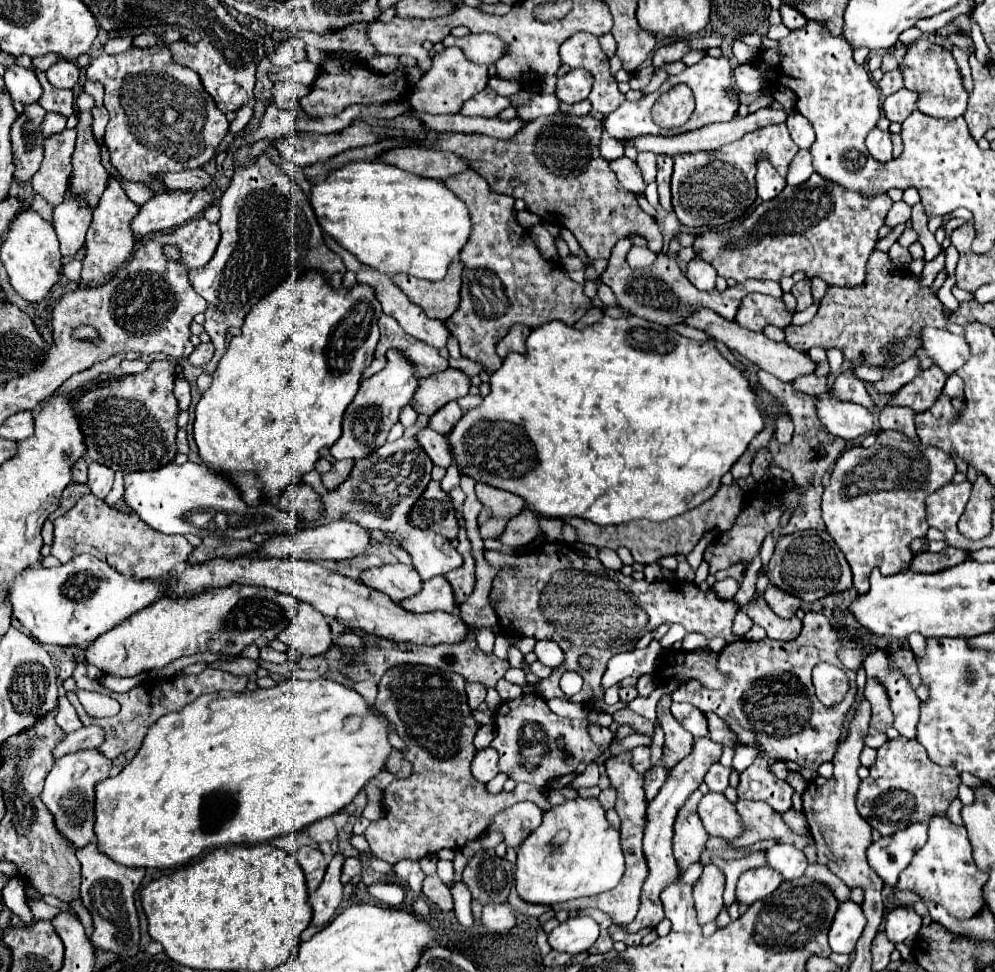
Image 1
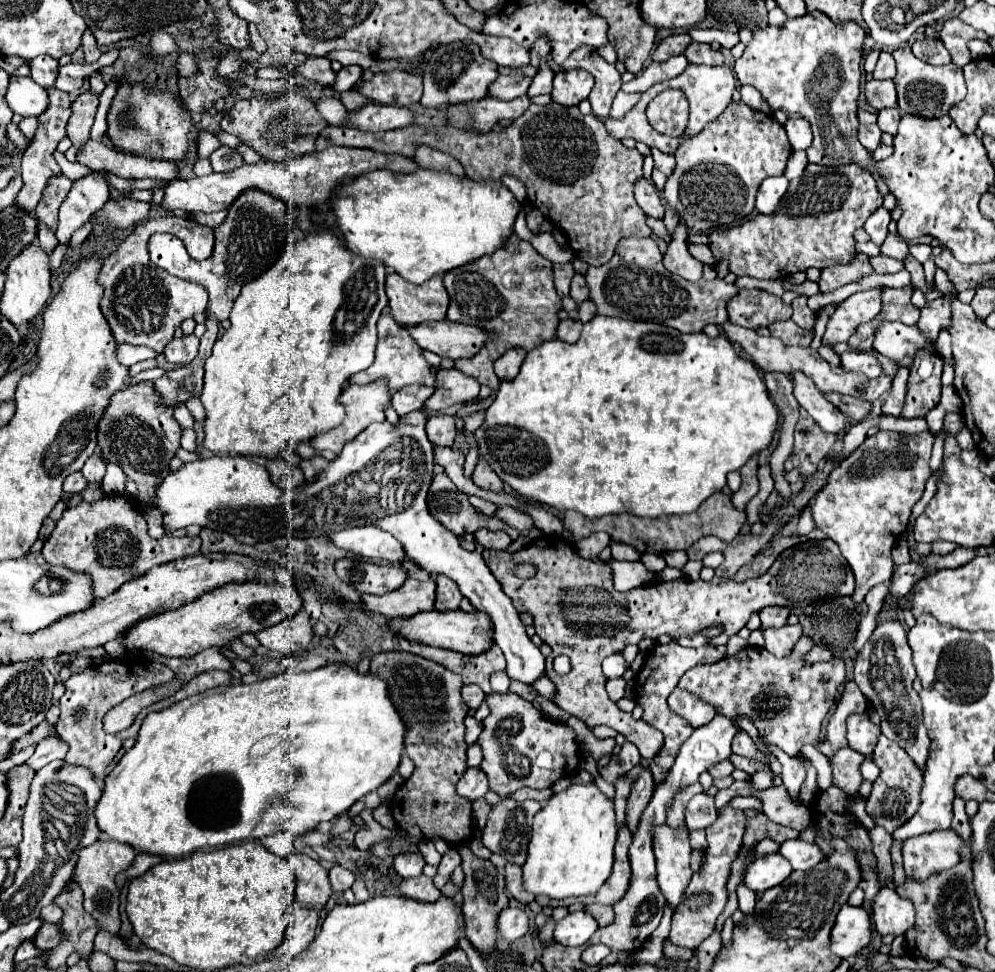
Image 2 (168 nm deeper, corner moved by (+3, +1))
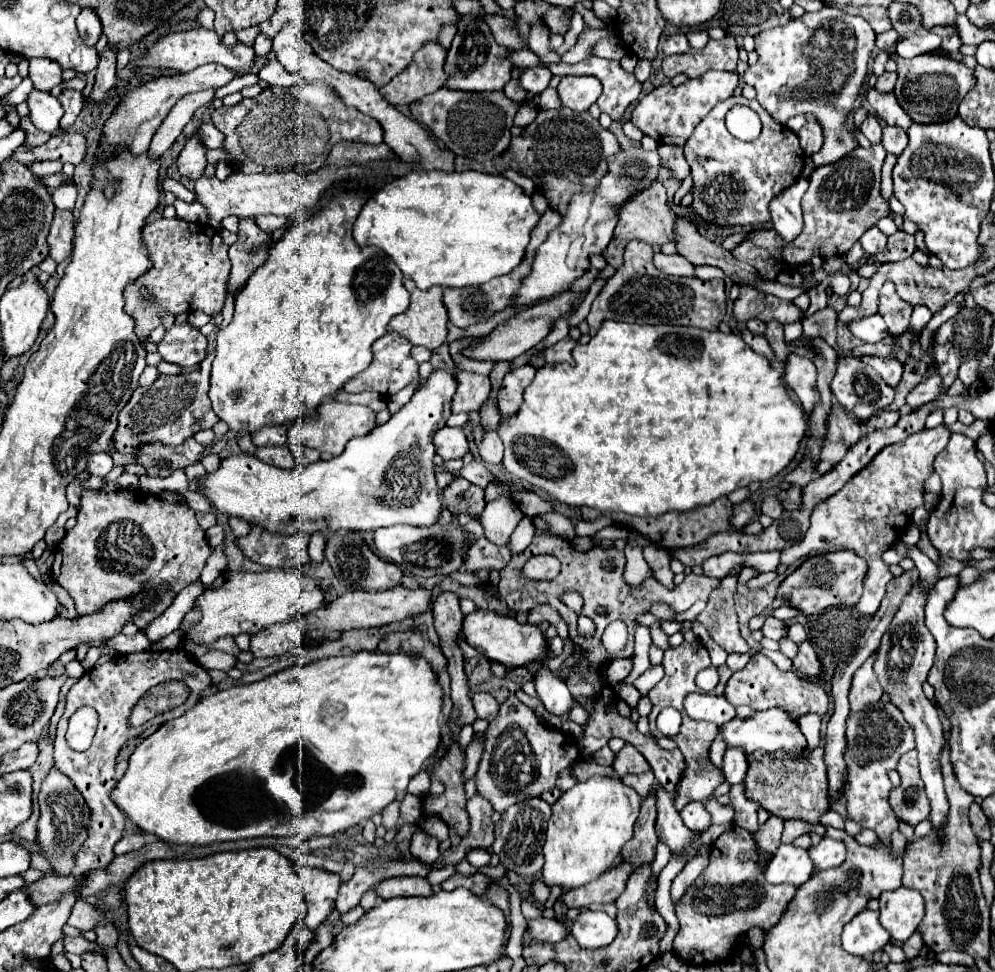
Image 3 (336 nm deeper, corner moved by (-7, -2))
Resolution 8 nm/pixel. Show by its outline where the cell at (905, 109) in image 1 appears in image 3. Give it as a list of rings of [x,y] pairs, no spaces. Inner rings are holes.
[[[884,126],[882,146],[884,146],[884,150],[886,150],[888,154],[900,156],[902,150],[908,146],[908,136],[906,136],[906,132],[902,132],[902,130],[896,128],[896,126]]]

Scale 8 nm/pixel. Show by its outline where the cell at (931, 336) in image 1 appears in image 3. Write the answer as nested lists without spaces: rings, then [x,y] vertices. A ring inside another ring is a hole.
[[[874,314],[874,316],[866,316],[866,318],[860,318],[860,320],[850,320],[846,324],[846,328],[860,340],[864,342],[870,342],[870,344],[876,344],[880,340],[884,340],[888,336],[888,330],[884,326],[884,320],[880,314]]]

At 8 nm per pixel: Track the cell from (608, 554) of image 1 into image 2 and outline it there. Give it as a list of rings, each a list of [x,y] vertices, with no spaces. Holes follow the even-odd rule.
[[[592,533],[590,537],[576,543],[576,549],[586,559],[598,559],[598,555],[604,551],[604,547],[610,545],[610,537],[606,533]]]

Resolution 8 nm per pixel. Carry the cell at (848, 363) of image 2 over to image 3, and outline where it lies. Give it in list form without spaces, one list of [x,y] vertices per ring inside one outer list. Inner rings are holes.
[[[862,356],[864,364],[872,366],[892,388],[898,386],[902,378],[902,364],[896,358],[880,358],[880,356]]]

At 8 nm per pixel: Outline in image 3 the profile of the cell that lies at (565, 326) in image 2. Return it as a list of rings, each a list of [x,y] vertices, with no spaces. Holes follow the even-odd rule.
[[[564,338],[558,344],[546,348],[544,352],[544,360],[546,364],[558,364],[558,362],[572,362],[572,348],[576,346],[576,342],[572,338]]]

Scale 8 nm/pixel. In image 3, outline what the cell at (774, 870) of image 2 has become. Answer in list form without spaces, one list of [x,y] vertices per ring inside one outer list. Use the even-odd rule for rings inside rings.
[[[780,844],[774,858],[766,866],[766,880],[770,884],[800,886],[812,876],[812,860],[808,850],[794,844]]]

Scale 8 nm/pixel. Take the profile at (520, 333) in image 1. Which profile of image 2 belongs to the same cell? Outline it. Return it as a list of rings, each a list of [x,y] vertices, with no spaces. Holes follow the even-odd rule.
[[[514,347],[514,349],[508,349],[496,363],[494,363],[494,371],[500,379],[512,379],[518,375],[520,371],[520,365],[524,361],[524,355],[526,351],[520,349],[520,347]]]

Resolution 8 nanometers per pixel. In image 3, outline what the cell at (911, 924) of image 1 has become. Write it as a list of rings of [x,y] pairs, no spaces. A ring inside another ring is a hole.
[[[896,888],[880,896],[880,924],[898,942],[906,942],[924,918],[924,900],[918,890]]]

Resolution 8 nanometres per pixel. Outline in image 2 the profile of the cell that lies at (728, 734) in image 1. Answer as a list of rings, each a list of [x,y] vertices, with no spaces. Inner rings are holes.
[[[740,731],[740,733],[734,737],[734,741],[732,741],[732,753],[742,755],[742,757],[752,757],[752,759],[756,759],[756,761],[764,761],[764,763],[766,763],[764,755],[758,753],[754,741],[750,739],[750,735],[748,735],[746,731]]]

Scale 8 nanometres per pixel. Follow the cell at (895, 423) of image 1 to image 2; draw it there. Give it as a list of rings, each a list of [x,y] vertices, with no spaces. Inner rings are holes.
[[[900,367],[896,377],[894,377],[894,383],[892,383],[888,397],[884,399],[884,405],[882,405],[884,415],[896,415],[898,417],[902,413],[904,395],[906,395],[906,387],[904,387],[906,381],[908,381],[908,367]]]

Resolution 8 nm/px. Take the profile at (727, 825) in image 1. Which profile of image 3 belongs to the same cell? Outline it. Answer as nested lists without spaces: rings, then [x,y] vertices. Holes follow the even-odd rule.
[[[692,802],[684,806],[684,812],[680,812],[682,822],[690,830],[706,830],[710,826],[710,814],[706,812],[702,802]]]

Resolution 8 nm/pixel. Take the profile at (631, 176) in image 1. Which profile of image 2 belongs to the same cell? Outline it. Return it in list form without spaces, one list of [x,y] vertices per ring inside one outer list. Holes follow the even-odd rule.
[[[638,179],[638,185],[634,185],[634,197],[646,215],[660,217],[660,219],[664,217],[664,207],[660,203],[660,195],[650,181]]]

